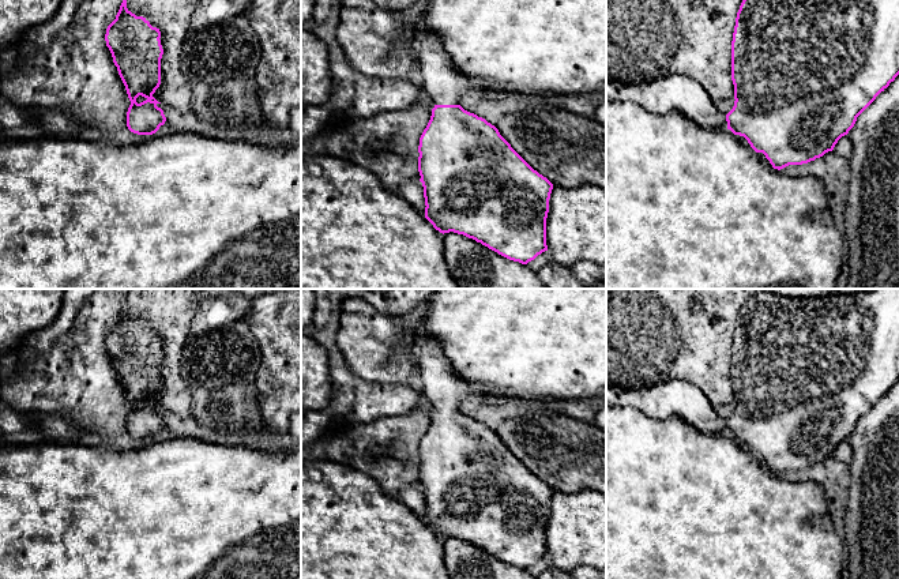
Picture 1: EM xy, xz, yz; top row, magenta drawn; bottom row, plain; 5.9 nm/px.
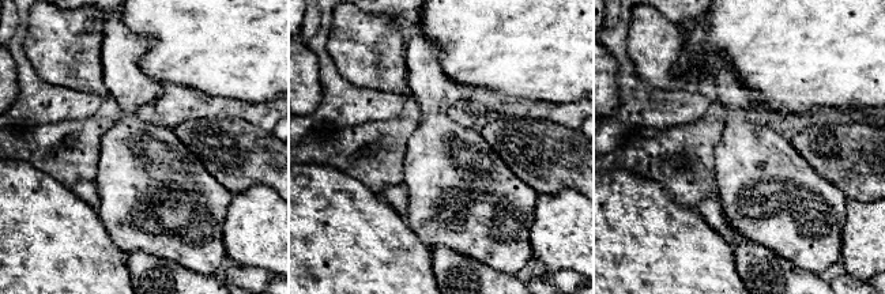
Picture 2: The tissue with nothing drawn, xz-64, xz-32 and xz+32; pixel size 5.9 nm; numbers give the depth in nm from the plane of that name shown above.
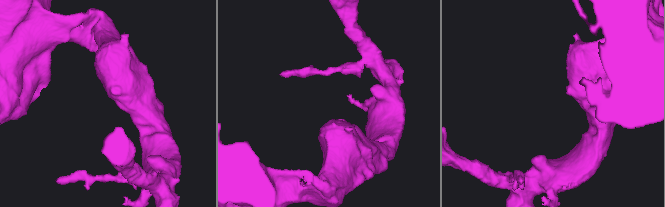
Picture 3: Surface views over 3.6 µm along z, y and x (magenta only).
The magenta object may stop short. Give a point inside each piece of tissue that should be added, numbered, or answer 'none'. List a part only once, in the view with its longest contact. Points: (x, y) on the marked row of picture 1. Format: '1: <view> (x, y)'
1: xz (442, 81)

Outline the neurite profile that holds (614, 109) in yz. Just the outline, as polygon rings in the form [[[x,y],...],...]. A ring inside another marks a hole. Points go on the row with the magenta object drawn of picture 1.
[[[606,99],[606,289],[836,289],[838,277],[843,263],[846,244],[838,230],[830,208],[827,192],[815,176],[793,177],[778,169],[767,169],[759,153],[745,147],[730,129],[706,129],[688,120],[680,112],[662,116],[646,112],[639,104],[631,101]]]

